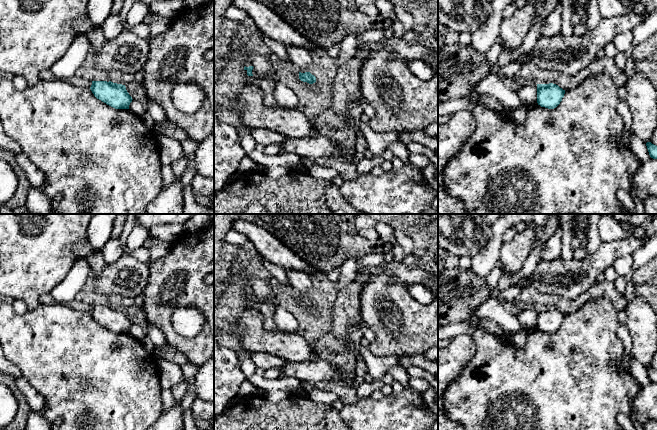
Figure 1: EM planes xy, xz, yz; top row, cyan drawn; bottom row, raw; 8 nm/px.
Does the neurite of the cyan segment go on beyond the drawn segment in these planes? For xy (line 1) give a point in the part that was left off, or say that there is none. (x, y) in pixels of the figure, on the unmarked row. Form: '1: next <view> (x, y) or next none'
1: next none

